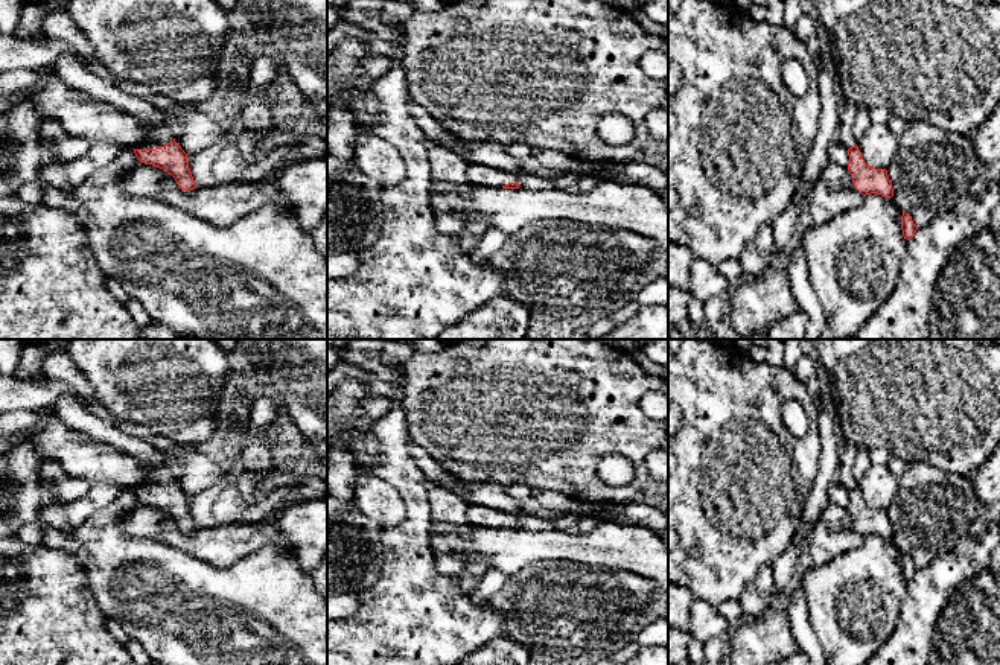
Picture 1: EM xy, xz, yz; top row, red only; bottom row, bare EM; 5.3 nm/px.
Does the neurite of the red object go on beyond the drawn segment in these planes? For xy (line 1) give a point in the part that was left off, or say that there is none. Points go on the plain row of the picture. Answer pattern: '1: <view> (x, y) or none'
1: xy (157, 475)

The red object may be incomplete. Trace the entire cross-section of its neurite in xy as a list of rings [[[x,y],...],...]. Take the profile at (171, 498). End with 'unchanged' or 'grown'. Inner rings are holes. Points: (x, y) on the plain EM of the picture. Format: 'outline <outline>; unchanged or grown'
outline [[[137,460],[137,463],[145,469],[145,481],[132,487],[137,501],[172,516],[181,531],[190,533],[196,530],[187,495],[177,485],[169,467],[148,460]]]; grown

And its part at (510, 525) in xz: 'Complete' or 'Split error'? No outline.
Split error

